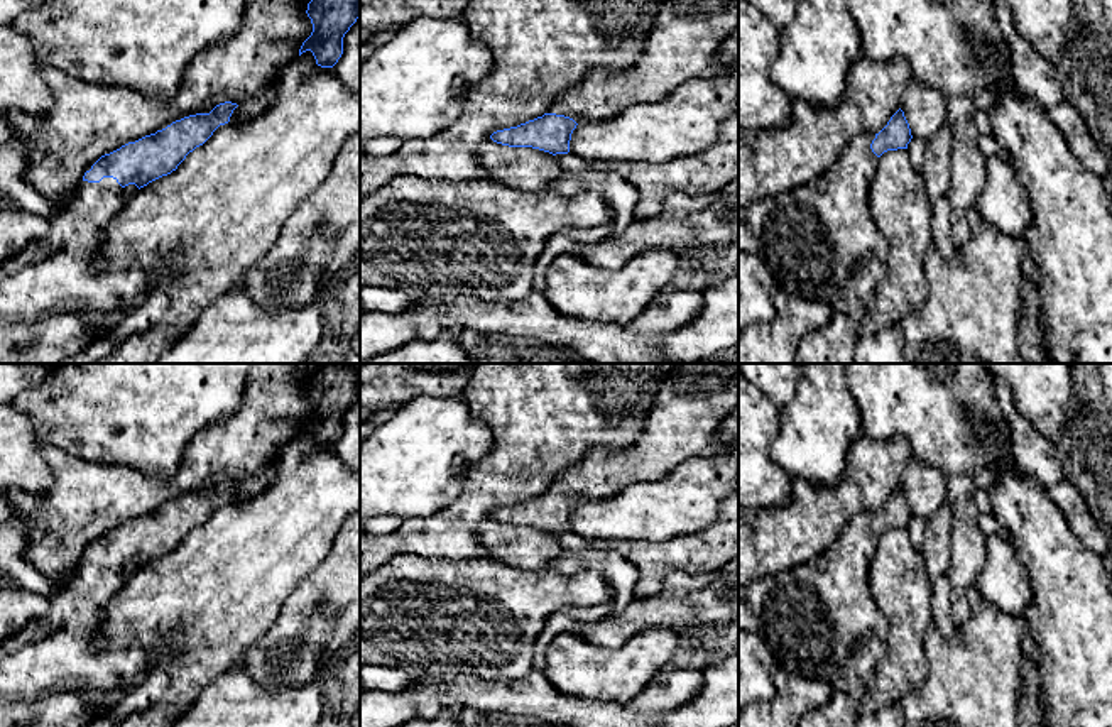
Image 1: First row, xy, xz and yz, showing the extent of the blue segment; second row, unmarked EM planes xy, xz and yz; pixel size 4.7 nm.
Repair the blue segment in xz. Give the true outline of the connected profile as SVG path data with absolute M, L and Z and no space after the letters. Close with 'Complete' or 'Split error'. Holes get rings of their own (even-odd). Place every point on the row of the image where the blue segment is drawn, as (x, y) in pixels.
M666 0L647 34L642 56L625 71L593 69L571 90L558 95L548 113L517 127L497 130L490 139L509 147L532 147L553 156L568 154L578 125L608 120L629 107L664 100L695 78L710 78L739 68L739 59L720 63L723 41L739 27L739 0Z. Split error

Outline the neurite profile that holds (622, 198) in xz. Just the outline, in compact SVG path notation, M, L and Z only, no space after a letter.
M564 171L548 191L563 198L573 198L583 191L600 193L615 213L615 227L610 237L620 235L632 221L639 193L619 174L607 171Z

